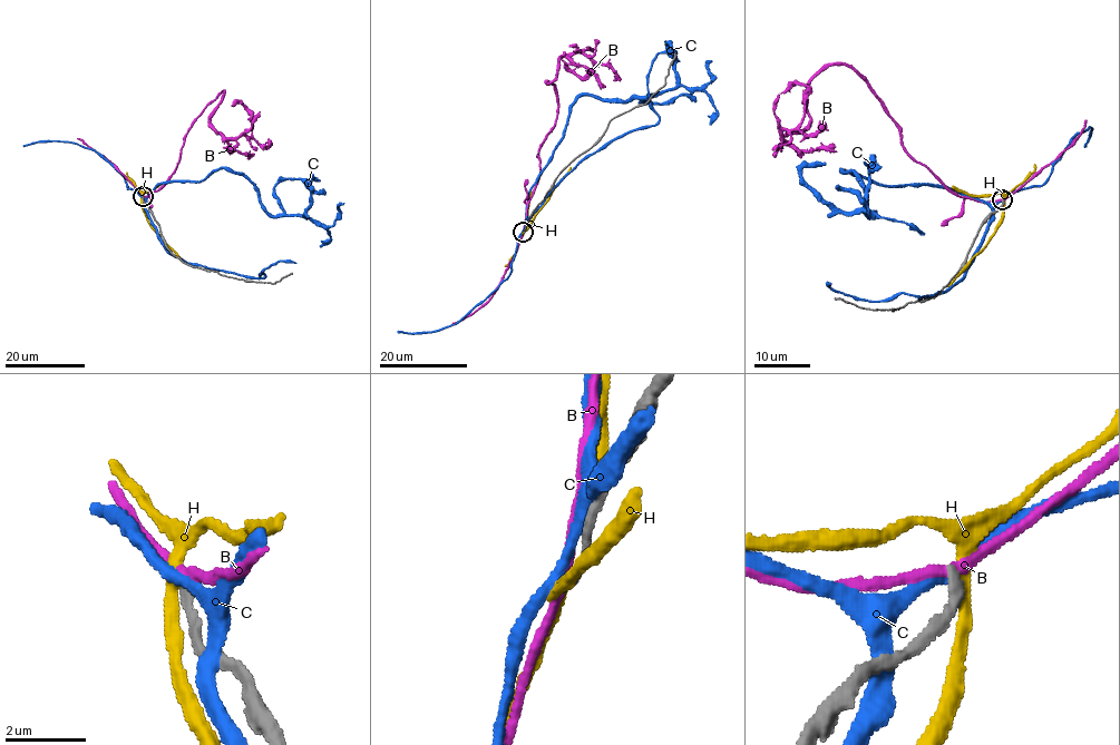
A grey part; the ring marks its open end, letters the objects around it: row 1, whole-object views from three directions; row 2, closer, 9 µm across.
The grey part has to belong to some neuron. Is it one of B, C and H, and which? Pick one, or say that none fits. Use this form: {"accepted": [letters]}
{"accepted": []}

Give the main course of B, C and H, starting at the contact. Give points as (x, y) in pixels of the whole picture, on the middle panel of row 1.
B: (523, 232), (538, 149), (557, 115), (547, 82), (565, 55), (582, 52), (593, 70), (577, 75), (562, 60)
C: (523, 232), (531, 187), (563, 135), (570, 107), (581, 96), (655, 97), (677, 86), (666, 43), (679, 61)
H: (523, 232), (571, 167)

